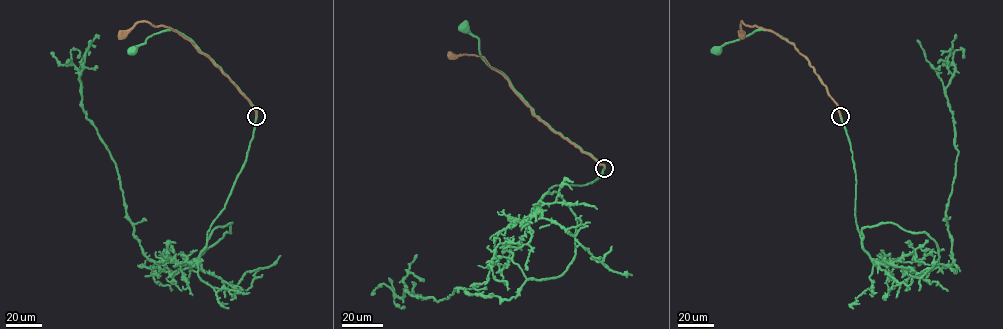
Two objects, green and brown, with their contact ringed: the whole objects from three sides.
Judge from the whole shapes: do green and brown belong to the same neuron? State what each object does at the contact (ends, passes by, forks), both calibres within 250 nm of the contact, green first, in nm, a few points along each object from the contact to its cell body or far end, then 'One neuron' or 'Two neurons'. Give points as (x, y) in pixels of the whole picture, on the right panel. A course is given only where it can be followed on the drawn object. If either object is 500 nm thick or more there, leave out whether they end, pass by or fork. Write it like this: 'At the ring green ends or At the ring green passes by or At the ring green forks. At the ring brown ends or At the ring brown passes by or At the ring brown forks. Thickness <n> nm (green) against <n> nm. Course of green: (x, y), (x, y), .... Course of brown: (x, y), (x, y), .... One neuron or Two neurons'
At the ring green passes by. At the ring brown ends. Thickness 240 nm (green) against 240 nm. Course of green: (841, 116), (837, 105), (809, 61), (792, 43), (777, 34), (757, 30), (723, 44), (717, 51). Course of brown: (841, 116), (837, 105), (809, 60), (792, 44), (773, 31), (741, 22), (742, 35). Two neurons

